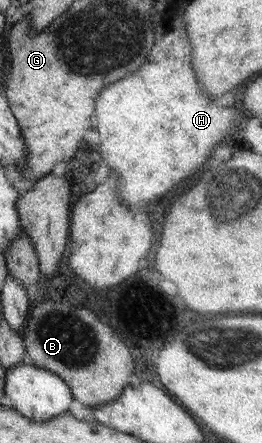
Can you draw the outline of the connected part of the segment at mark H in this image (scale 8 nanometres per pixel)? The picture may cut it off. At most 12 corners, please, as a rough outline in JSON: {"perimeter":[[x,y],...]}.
{"perimeter":[[179,20],[95,102],[125,206],[195,174],[239,120]]}

